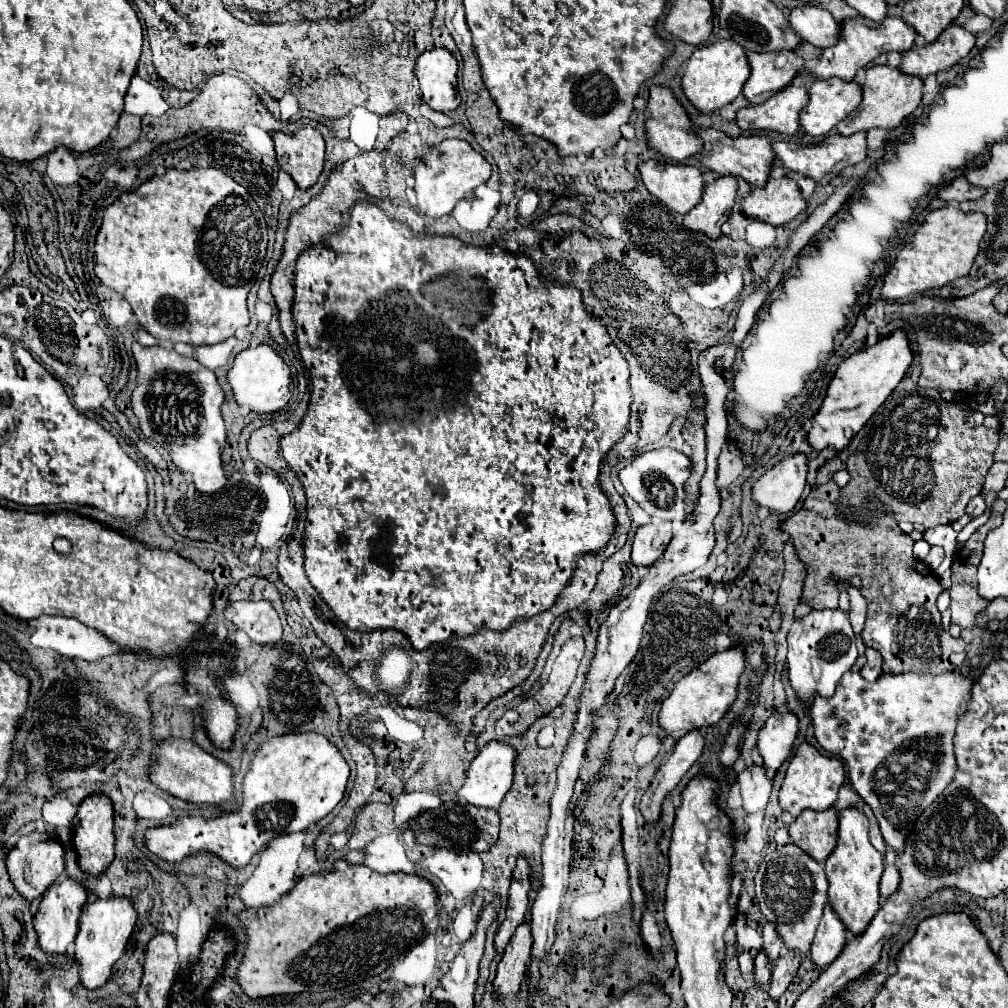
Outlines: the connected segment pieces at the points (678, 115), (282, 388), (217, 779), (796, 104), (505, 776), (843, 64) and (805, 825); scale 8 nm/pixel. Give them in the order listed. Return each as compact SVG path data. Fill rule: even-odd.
M651 86L649 90L649 104L647 104L647 140L649 144L661 152L663 156L683 162L689 156L697 154L703 150L703 140L697 136L697 128L691 122L691 118L687 116L685 108L677 102L677 98L673 96L673 92L667 86Z
M259 344L259 346L251 346L243 352L239 352L233 360L233 366L229 370L227 376L233 392L235 392L235 400L239 406L249 408L251 412L257 414L271 414L281 410L289 398L291 398L291 372L289 366L283 362L283 358L269 346L269 344Z
M161 740L157 744L157 764L151 770L151 782L181 800L195 804L221 804L233 798L231 766L213 758L191 740Z
M789 84L759 106L747 106L737 112L741 130L775 130L795 134L799 130L799 112L809 102L805 86Z
M493 740L489 742L483 750L479 750L479 754L475 756L475 760L471 762L469 770L467 770L467 782L465 786L459 790L459 798L467 800L469 804L475 806L487 806L487 808L497 808L503 800L503 796L509 792L511 784L513 784L513 764L517 758L517 750L511 744Z
M895 16L895 18L885 18L879 26L873 26L869 22L865 22L863 18L853 18L843 22L841 26L841 38L835 46L827 48L823 52L823 56L819 58L819 64L811 70L817 78L843 78L843 80L853 80L855 74L865 68L869 62L873 62L879 54L883 52L907 52L913 48L915 42L915 28L911 28L903 18Z
M829 808L823 812L805 810L789 826L789 836L797 846L801 846L809 856L813 856L813 860L823 864L837 844L837 826L837 808Z

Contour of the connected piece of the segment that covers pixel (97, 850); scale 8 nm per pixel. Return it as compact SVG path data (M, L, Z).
M107 796L85 798L79 804L79 810L75 814L75 828L73 828L73 848L77 852L79 868L85 874L91 874L91 876L103 874L115 858L113 846L115 846L115 836L113 836L113 806L111 806L111 800Z

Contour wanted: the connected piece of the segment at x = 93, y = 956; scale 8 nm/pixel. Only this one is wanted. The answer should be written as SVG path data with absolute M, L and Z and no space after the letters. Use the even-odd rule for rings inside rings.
M109 898L97 900L83 908L79 920L79 932L75 938L75 962L79 964L79 982L83 988L101 988L111 978L113 964L123 956L129 936L133 932L137 920L137 912L131 900L125 898Z

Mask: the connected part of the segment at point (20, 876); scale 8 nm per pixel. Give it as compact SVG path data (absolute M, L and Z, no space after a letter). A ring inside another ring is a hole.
M31 832L27 836L21 836L21 840L15 844L15 848L7 854L7 872L9 878L15 886L15 890L25 898L25 900L35 900L41 898L43 892L61 876L61 872L65 870L65 852L63 846L47 834L37 834Z

